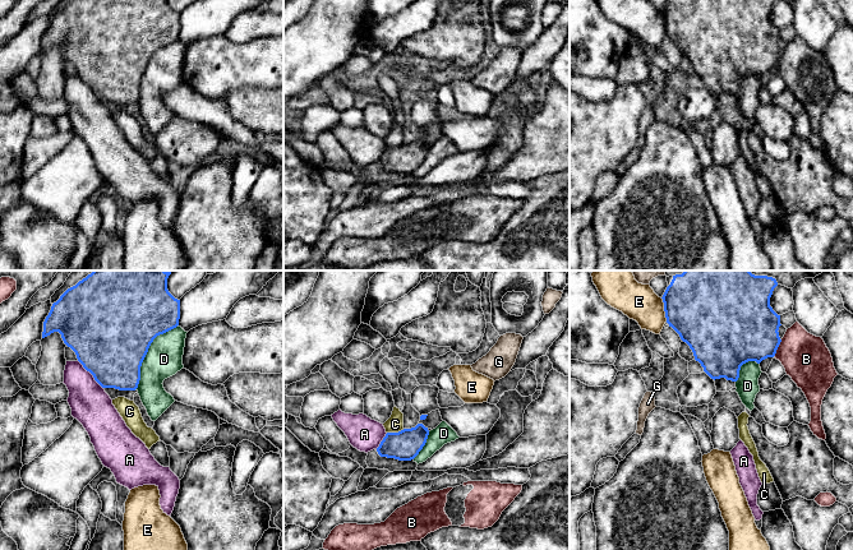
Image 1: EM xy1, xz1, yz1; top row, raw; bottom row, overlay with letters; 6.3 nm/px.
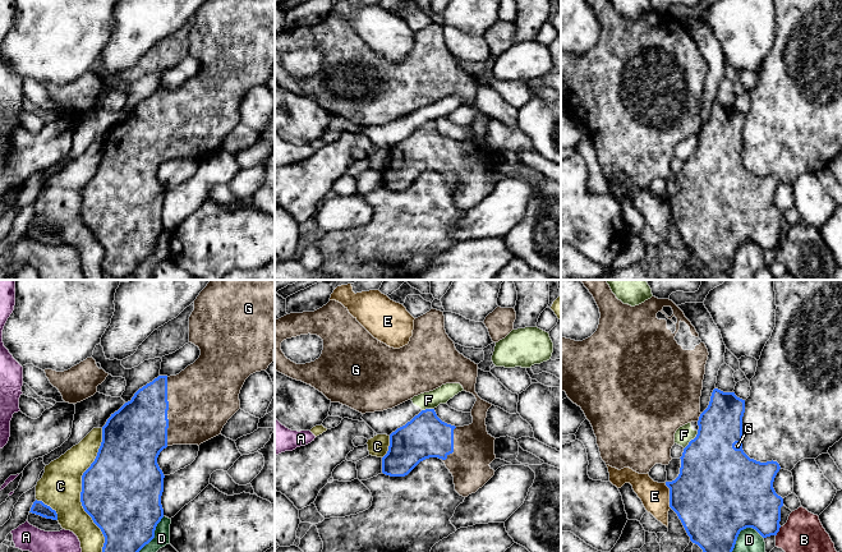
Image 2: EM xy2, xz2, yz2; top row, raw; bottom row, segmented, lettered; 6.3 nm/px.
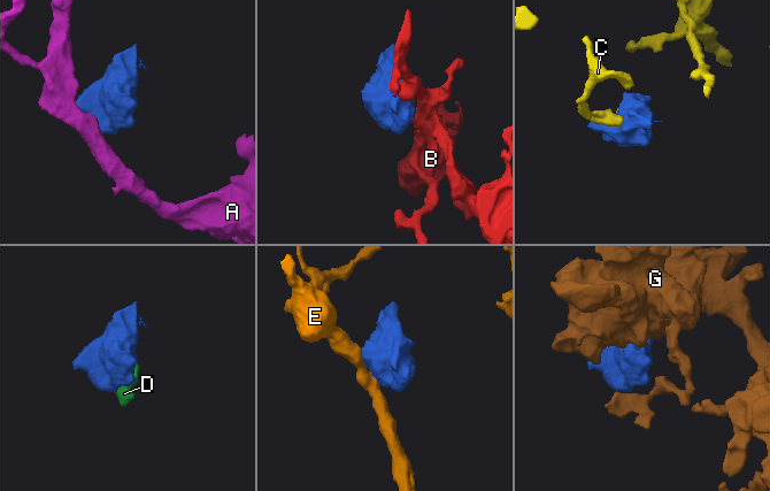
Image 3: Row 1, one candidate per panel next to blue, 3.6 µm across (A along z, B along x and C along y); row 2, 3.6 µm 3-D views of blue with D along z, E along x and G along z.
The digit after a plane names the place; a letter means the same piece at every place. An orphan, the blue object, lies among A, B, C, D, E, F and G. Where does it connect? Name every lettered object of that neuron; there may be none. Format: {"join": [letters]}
{"join": ["G"]}

